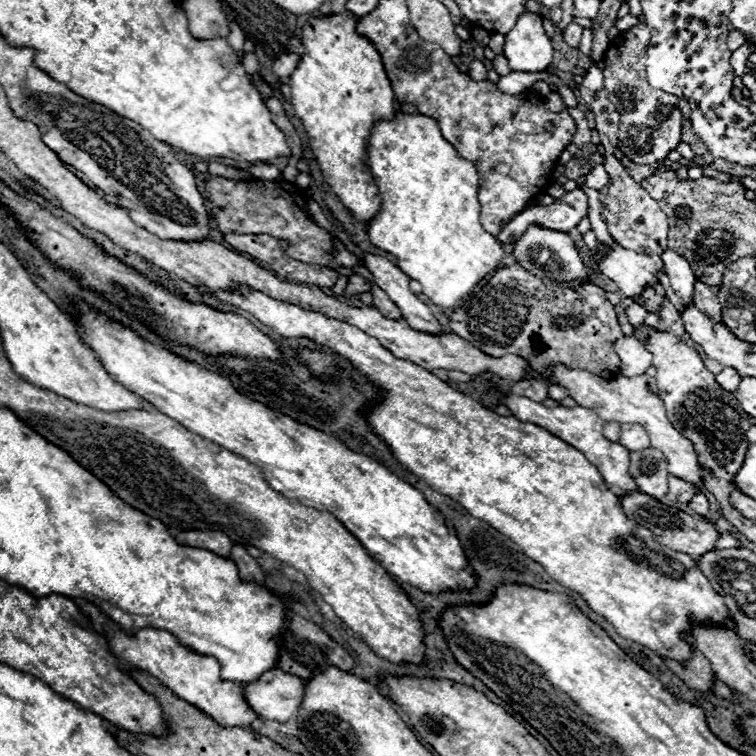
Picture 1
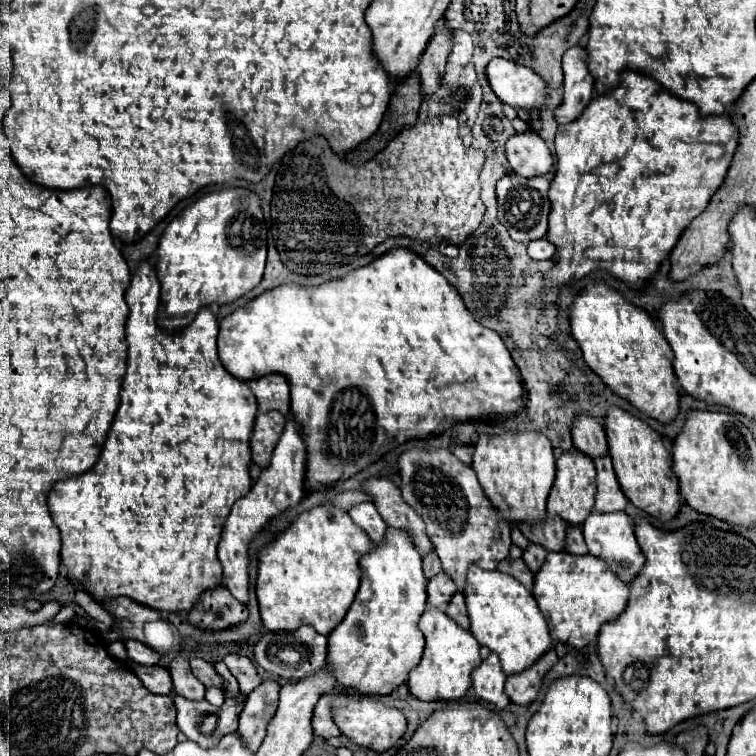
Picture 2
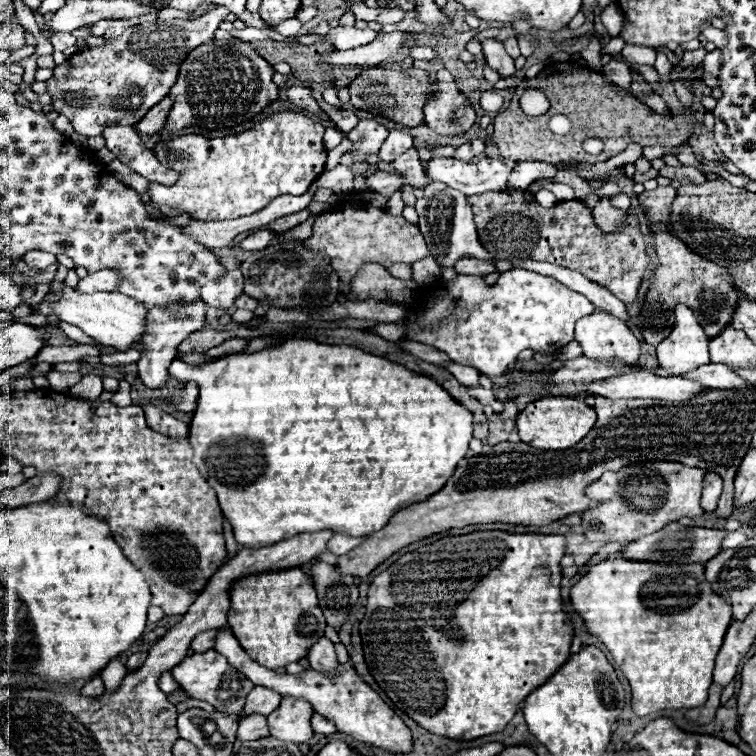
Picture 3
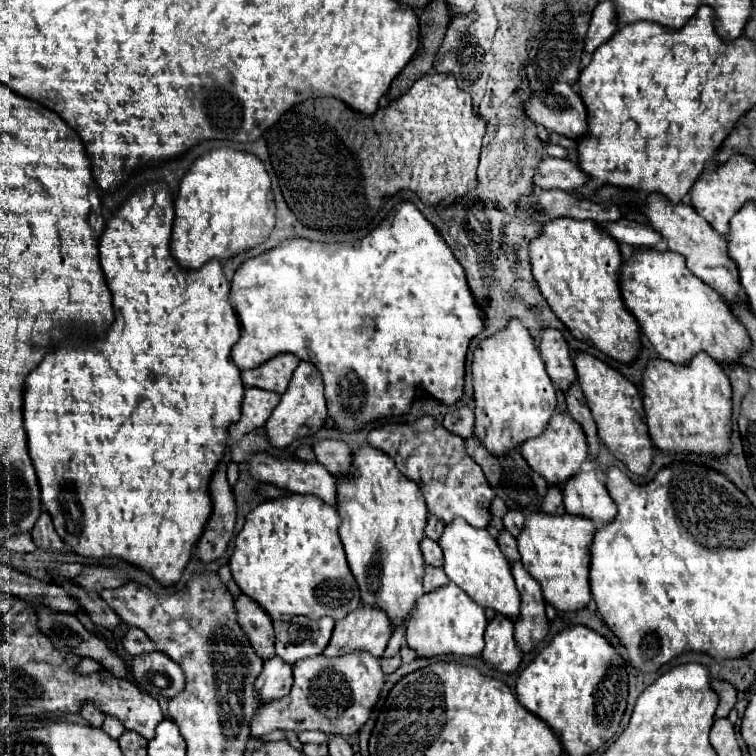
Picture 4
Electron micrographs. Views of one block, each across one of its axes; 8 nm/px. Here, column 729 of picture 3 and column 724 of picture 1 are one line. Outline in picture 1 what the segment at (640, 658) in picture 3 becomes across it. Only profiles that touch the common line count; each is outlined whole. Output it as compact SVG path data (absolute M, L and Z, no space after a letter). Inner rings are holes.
M212 292L210 296L218 298L218 300L224 300L224 302L230 302L230 304L234 304L234 306L238 306L238 308L242 308L242 310L250 310L260 322L272 326L272 328L274 328L278 334L282 334L282 336L304 336L304 338L310 338L310 340L314 340L314 342L318 342L318 344L328 346L334 354L338 354L338 356L342 356L344 360L352 362L354 368L358 368L358 370L364 372L368 378L372 378L380 388L386 390L386 398L384 398L384 402L382 402L378 408L374 408L374 410L370 412L368 422L370 422L370 426L374 428L374 432L380 434L382 440L386 440L386 444L390 446L392 454L394 454L402 464L406 464L408 470L412 470L416 476L420 476L422 480L426 480L436 492L442 492L442 494L446 494L446 496L458 500L458 504L462 504L462 506L464 506L474 518L486 520L486 522L488 522L490 526L494 526L498 532L502 532L502 534L508 536L512 542L516 542L516 544L522 548L522 552L526 552L526 556L530 556L532 560L538 560L538 564L542 564L542 566L546 568L546 572L550 572L550 576L552 576L556 582L560 582L562 586L566 586L566 588L570 588L570 590L576 590L576 592L578 592L578 594L590 604L590 608L592 608L594 612L602 614L602 616L604 616L604 618L616 628L616 632L618 632L622 638L626 638L626 640L634 640L634 642L638 642L638 644L646 644L646 648L650 648L650 650L652 650L654 654L658 654L660 658L672 658L672 660L682 662L682 660L688 660L688 658L692 656L692 648L694 648L694 628L692 628L692 624L698 624L698 626L706 626L706 624L722 624L722 626L734 630L734 622L730 620L730 616L728 616L728 612L726 612L726 604L724 604L722 596L718 596L718 592L712 588L712 584L706 580L706 576L696 568L694 558L692 558L692 556L686 556L686 554L682 554L682 552L674 552L674 550L670 550L670 548L658 544L658 542L654 540L654 534L652 534L648 528L642 528L640 524L634 524L634 520L630 520L630 518L622 512L620 498L618 498L612 490L608 490L608 486L606 486L606 482L602 480L600 472L598 472L598 470L596 470L596 468L594 468L594 466L582 456L582 452L578 452L578 450L572 448L570 444L564 444L564 442L558 440L554 434L544 432L540 426L534 426L534 424L522 422L522 420L518 420L518 418L514 418L514 416L510 416L510 418L498 416L496 412L484 408L480 402L472 400L470 396L466 396L466 394L462 394L462 392L450 388L446 382L438 380L432 372L422 370L420 366L416 366L416 364L412 364L412 362L408 362L408 360L394 358L386 348L382 348L382 346L378 344L378 340L366 336L362 330L358 330L358 328L354 328L354 326L350 326L350 324L346 324L346 322L340 322L340 320L326 320L326 316L322 316L322 314L318 314L318 312L302 310L302 308L298 308L298 306L294 306L294 304L284 304L284 302L272 300L270 296L264 296L262 292L252 292L252 294L248 294L248 296L242 296L242 294L238 294L238 292ZM682 632L684 632L688 638L682 638L682 636L680 636Z

